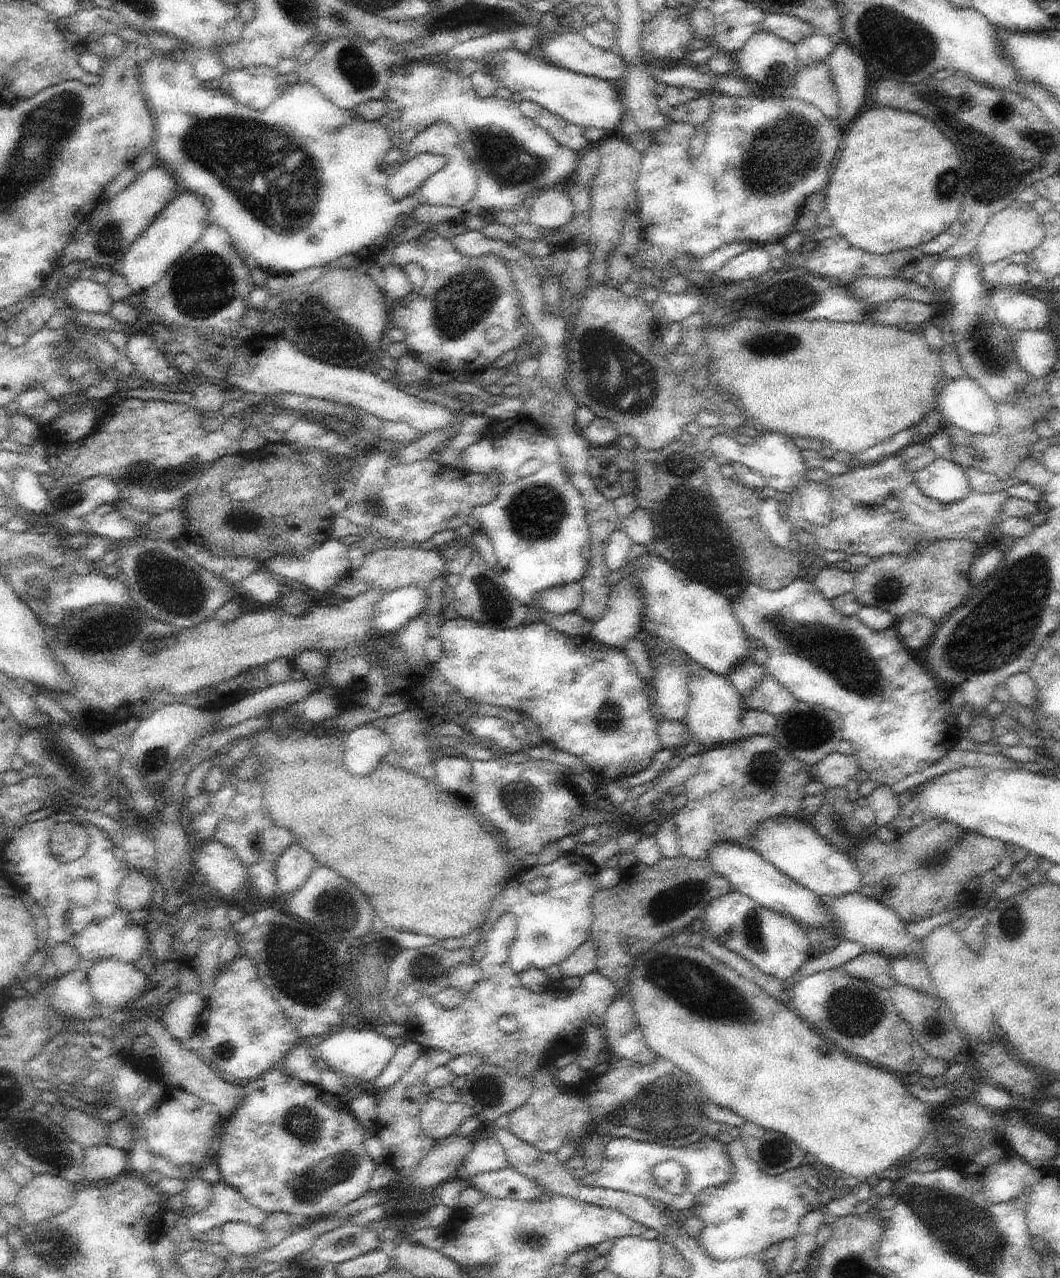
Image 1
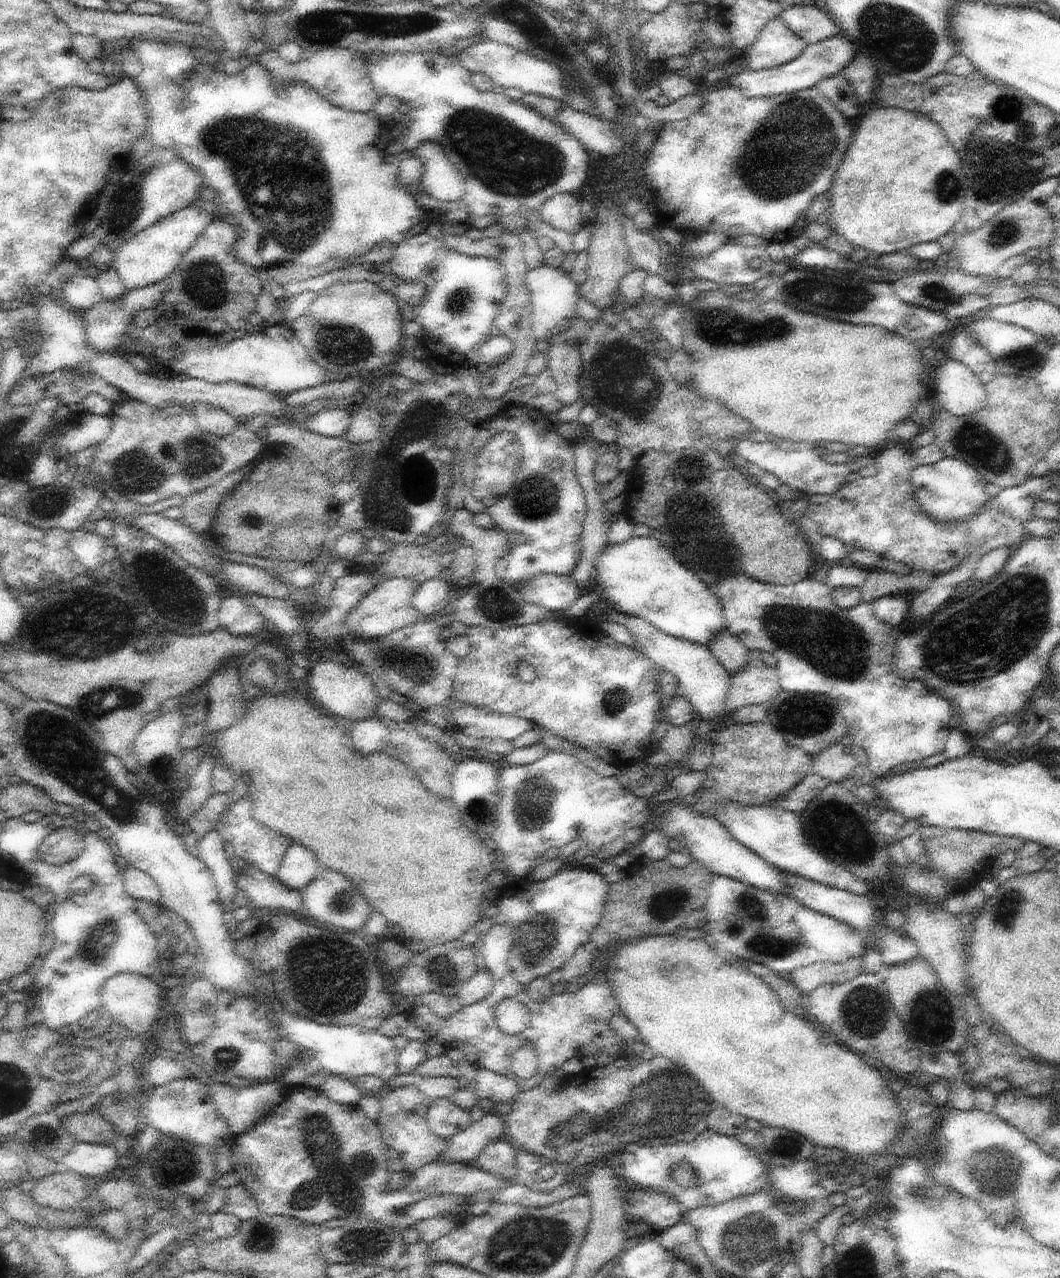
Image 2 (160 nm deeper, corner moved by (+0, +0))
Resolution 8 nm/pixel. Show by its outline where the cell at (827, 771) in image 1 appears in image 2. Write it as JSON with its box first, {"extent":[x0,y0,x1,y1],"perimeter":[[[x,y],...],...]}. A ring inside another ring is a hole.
{"extent":[813,743,857,783],"perimeter":[[[836,743],[813,757],[814,772],[830,782],[841,783],[854,773],[857,766],[852,747]]]}

